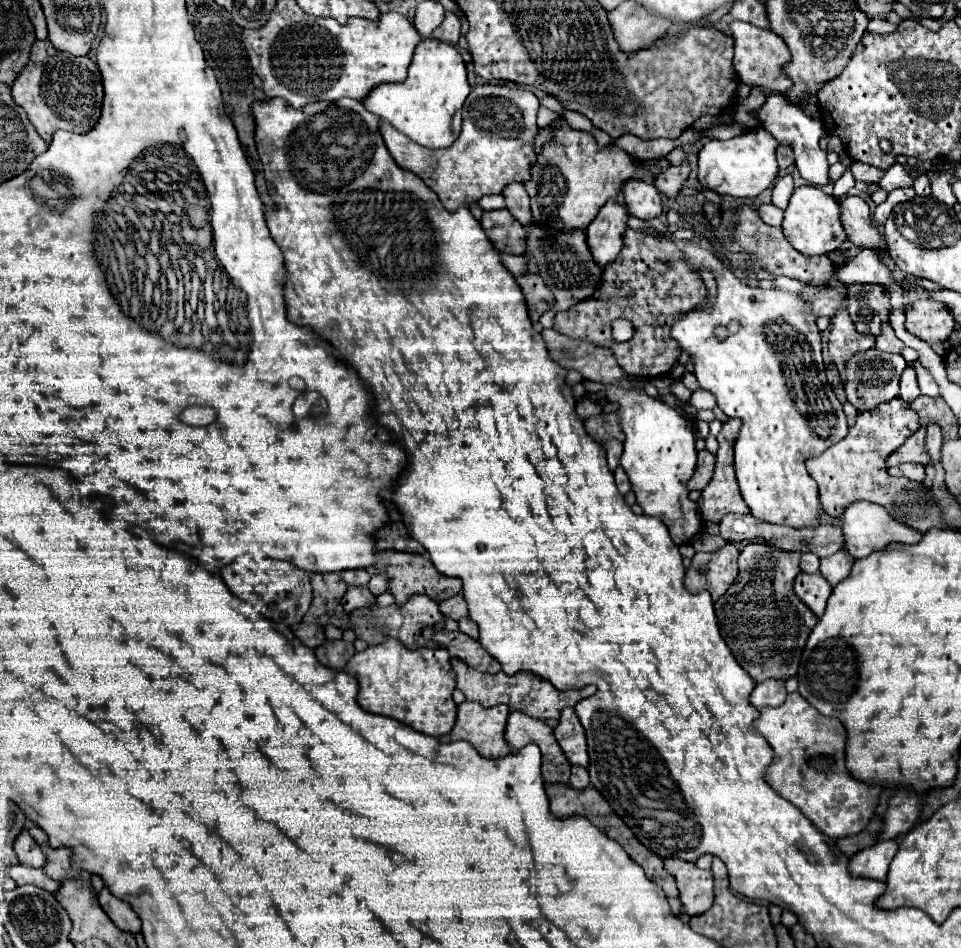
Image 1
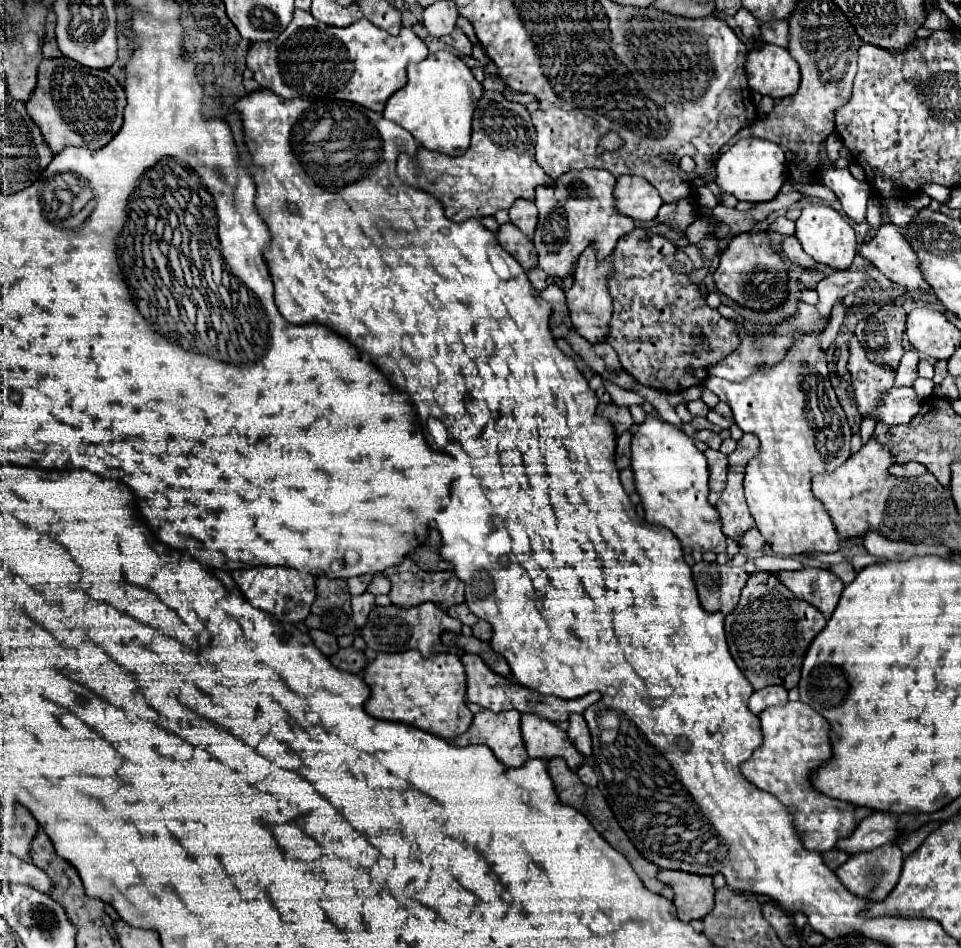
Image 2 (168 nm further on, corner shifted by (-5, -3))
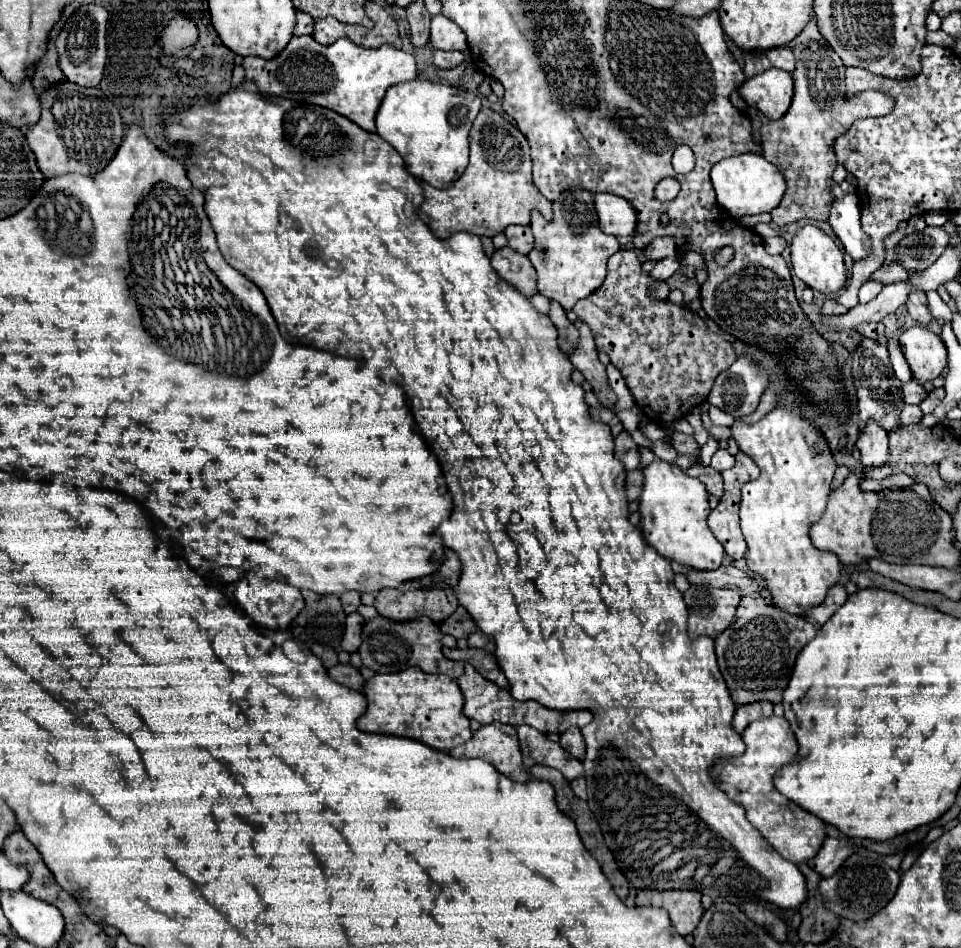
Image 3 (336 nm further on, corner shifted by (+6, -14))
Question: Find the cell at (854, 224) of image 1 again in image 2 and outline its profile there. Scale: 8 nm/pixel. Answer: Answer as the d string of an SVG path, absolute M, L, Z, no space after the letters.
M885 225L877 231L871 243L863 243L859 255L865 257L893 283L905 291L929 293L931 287L925 283L923 273L919 271L919 261L911 245L903 237L897 225Z

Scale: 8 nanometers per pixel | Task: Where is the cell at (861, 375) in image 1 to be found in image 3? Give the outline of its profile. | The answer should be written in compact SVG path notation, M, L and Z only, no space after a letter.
M904 404L900 414L898 414L898 424L900 426L908 426L908 424L916 424L922 420L922 410L918 406L910 406L910 404Z

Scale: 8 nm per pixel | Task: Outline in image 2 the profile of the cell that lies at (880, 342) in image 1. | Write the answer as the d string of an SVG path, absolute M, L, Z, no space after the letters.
M905 351L899 363L899 369L895 373L897 387L913 387L913 381L917 379L917 361L919 361L919 355L915 351Z

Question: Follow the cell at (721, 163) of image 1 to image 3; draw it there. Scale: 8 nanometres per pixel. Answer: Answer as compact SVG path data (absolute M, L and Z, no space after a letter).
M738 154L724 158L712 166L710 176L718 204L736 218L770 212L774 206L780 204L780 198L784 194L784 176L760 154Z

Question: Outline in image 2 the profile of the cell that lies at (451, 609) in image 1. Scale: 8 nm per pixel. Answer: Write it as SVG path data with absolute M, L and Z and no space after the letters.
M461 603L461 605L455 605L455 607L449 607L447 609L447 613L451 615L451 617L455 617L455 619L459 619L461 623L465 623L465 625L475 625L479 619L469 611L469 607L465 605L465 603Z

